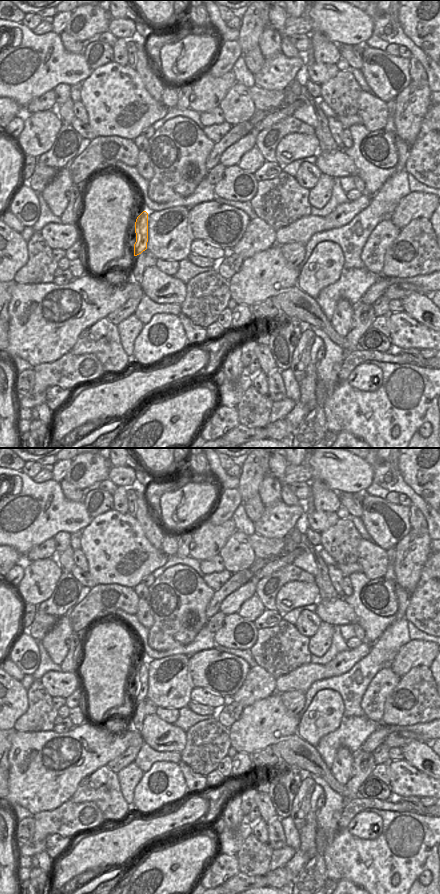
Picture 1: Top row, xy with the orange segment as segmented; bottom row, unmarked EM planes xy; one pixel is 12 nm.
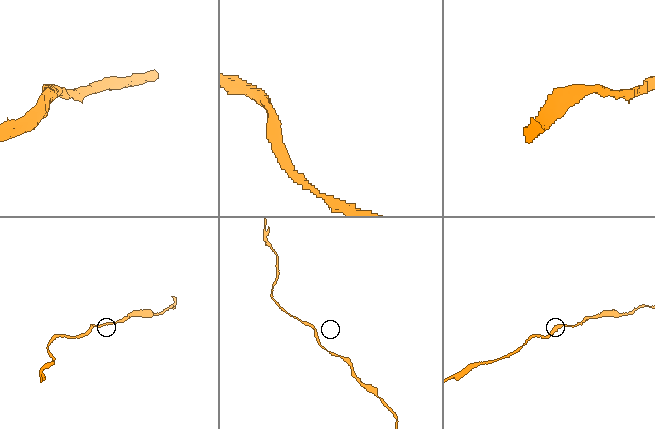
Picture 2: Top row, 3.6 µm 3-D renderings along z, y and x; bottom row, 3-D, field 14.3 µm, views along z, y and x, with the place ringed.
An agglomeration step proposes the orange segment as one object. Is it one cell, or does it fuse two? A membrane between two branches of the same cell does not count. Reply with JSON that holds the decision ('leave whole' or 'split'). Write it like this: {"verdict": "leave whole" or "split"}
{"verdict": "leave whole"}

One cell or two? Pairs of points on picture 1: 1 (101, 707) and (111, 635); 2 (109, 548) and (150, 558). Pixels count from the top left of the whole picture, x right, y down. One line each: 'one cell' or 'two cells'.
1: one cell
2: one cell

